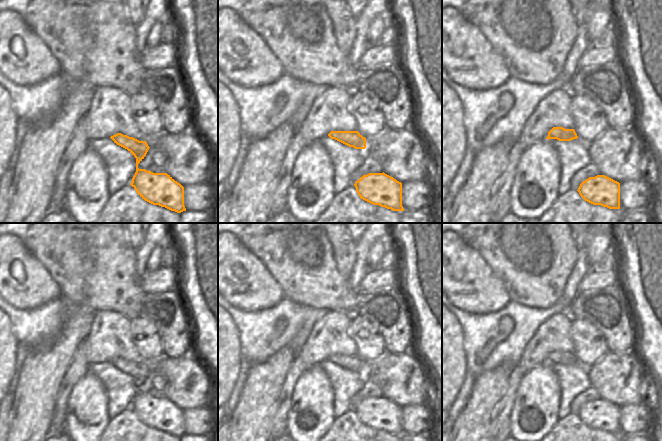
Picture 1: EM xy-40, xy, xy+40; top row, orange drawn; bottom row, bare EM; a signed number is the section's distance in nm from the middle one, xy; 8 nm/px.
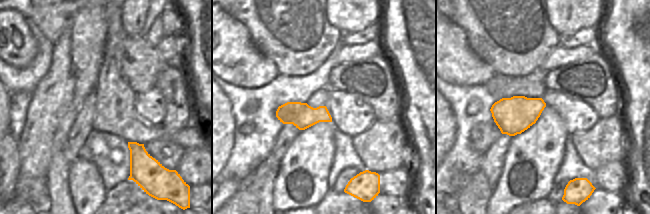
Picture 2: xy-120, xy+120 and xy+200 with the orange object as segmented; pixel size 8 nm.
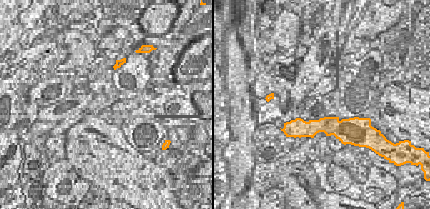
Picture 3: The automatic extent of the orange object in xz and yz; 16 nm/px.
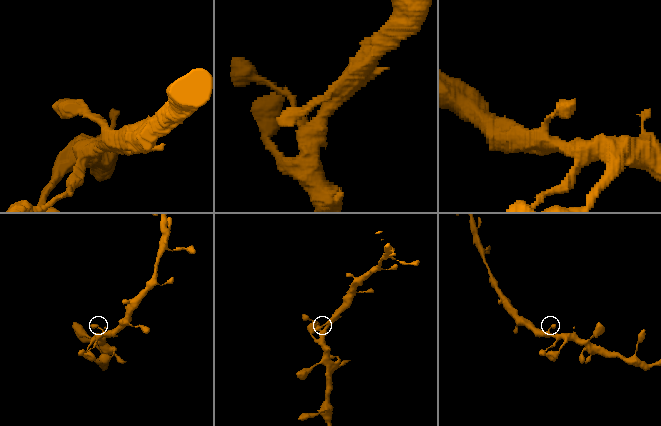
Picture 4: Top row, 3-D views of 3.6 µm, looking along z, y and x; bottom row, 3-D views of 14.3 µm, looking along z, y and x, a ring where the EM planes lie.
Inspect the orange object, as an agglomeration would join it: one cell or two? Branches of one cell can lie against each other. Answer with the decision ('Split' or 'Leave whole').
Leave whole

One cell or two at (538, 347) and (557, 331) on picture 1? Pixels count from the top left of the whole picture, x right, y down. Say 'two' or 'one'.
one

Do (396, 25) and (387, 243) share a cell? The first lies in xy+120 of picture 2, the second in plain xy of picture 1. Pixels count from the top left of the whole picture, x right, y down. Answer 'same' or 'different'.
different

